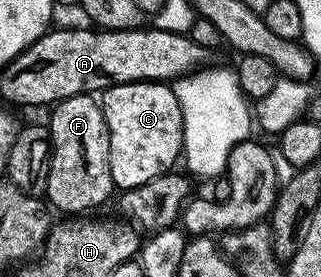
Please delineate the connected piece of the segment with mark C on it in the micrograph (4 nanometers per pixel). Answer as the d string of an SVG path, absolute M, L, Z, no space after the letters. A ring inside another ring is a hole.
M132 81L112 85L100 94L101 110L109 128L109 158L111 179L118 190L138 189L143 183L170 172L182 156L184 143L184 119L179 99L168 84L159 81Z

